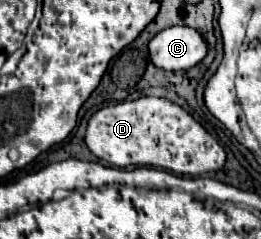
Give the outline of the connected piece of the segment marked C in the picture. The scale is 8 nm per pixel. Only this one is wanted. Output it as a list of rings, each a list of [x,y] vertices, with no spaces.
[[[169,26],[149,42],[149,58],[163,70],[189,70],[207,56],[207,40],[197,28]]]

